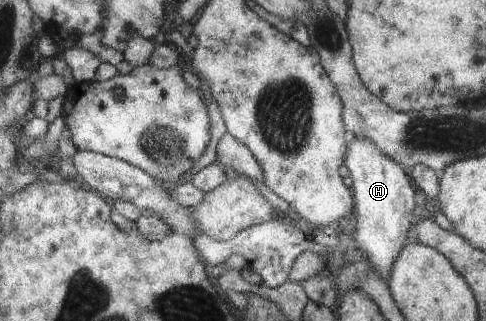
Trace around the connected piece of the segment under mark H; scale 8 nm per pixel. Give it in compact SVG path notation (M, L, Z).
M349 136L345 165L353 181L354 193L357 194L358 221L353 239L358 253L363 253L371 267L389 283L407 237L415 193L401 169L401 164L387 155L375 142L363 136Z

